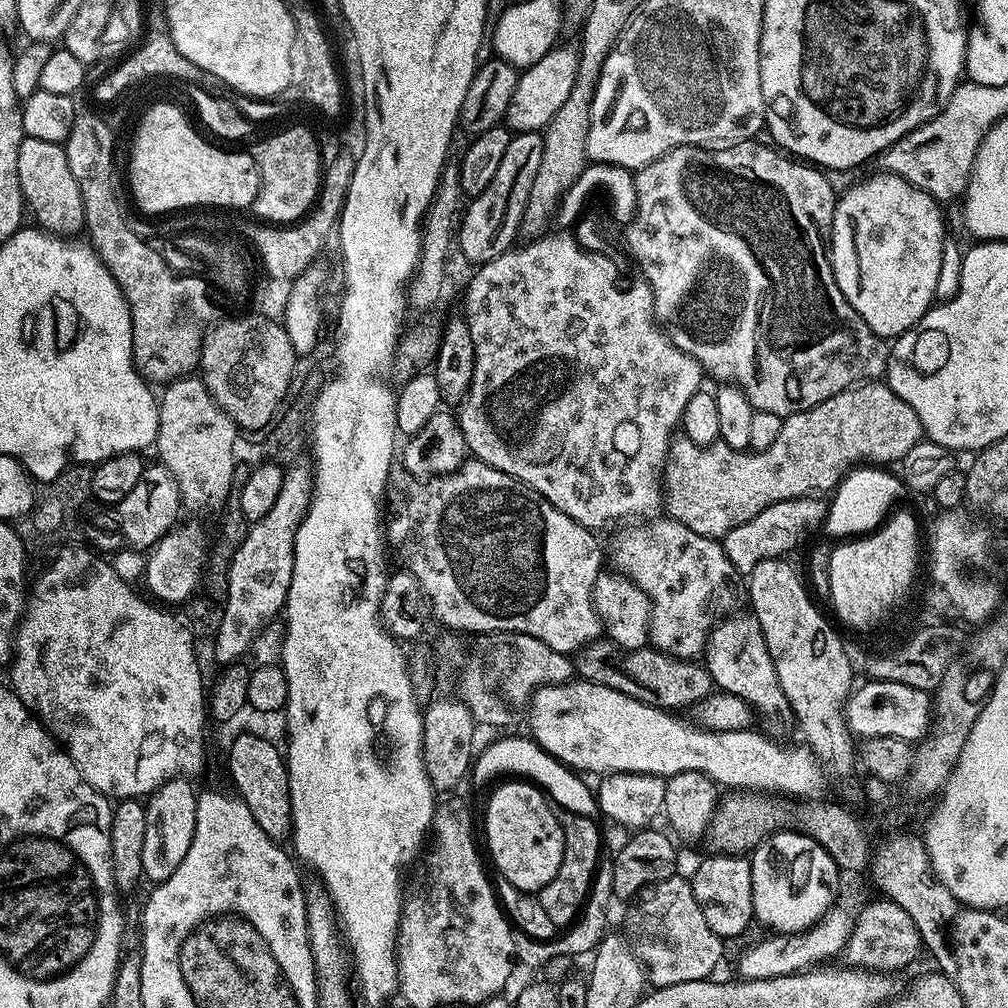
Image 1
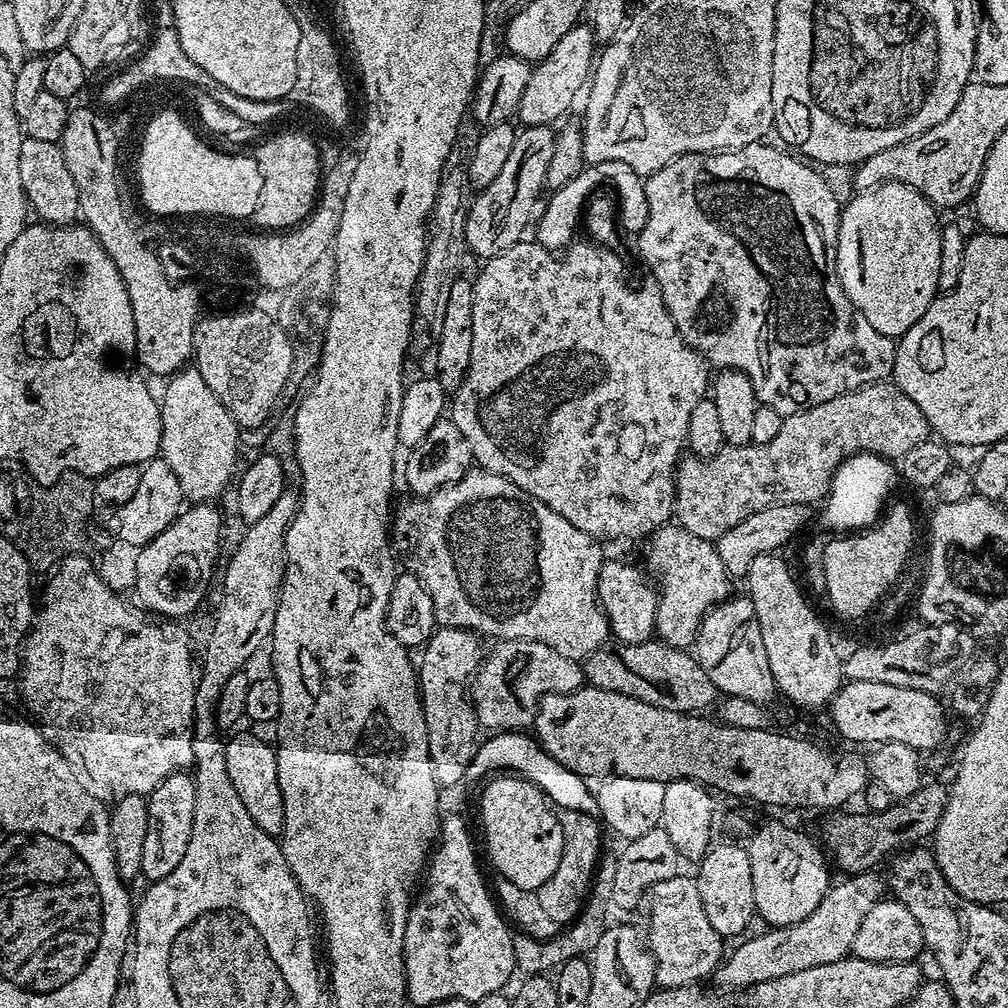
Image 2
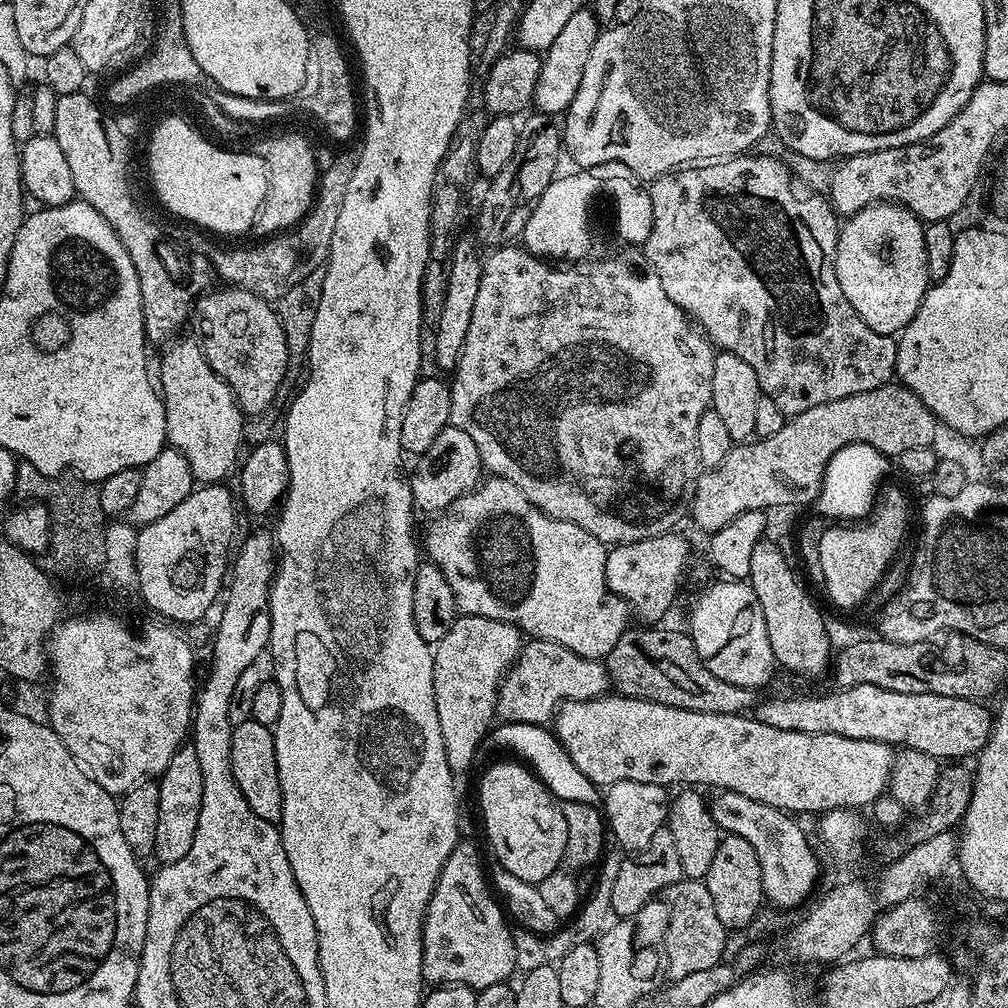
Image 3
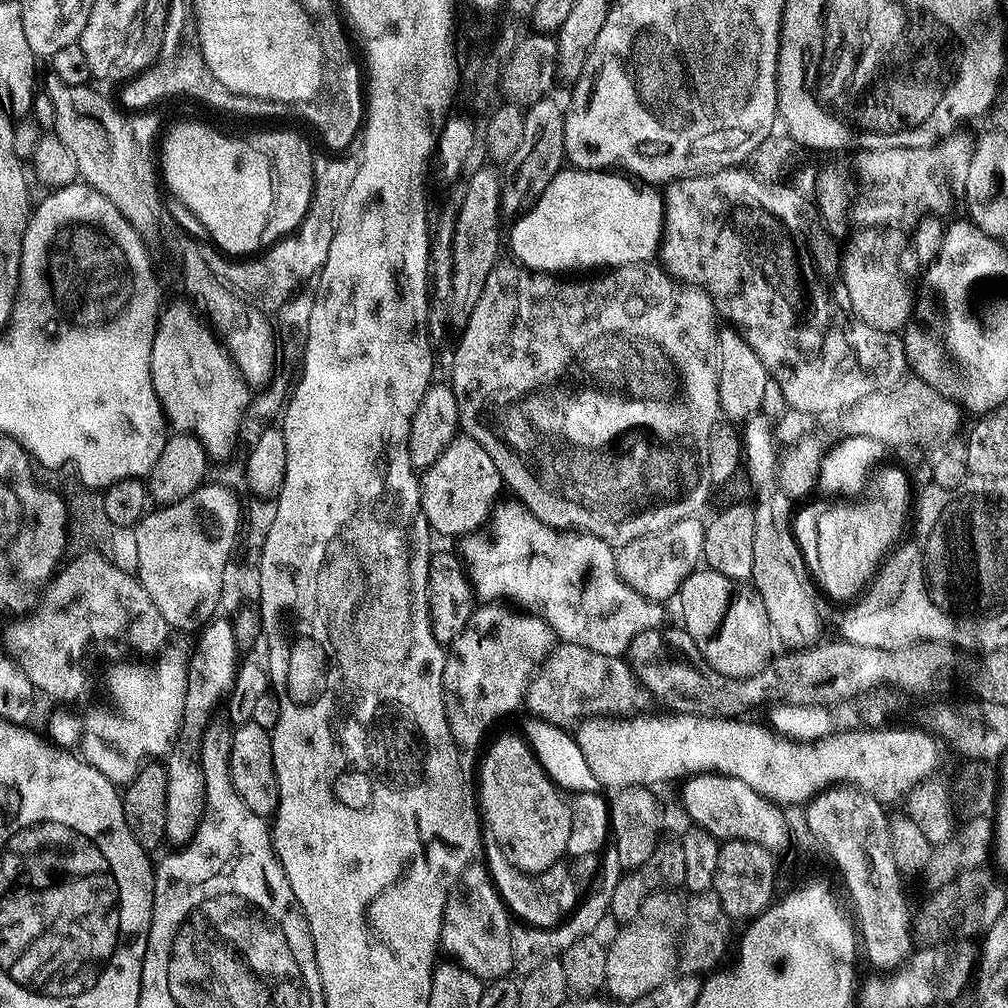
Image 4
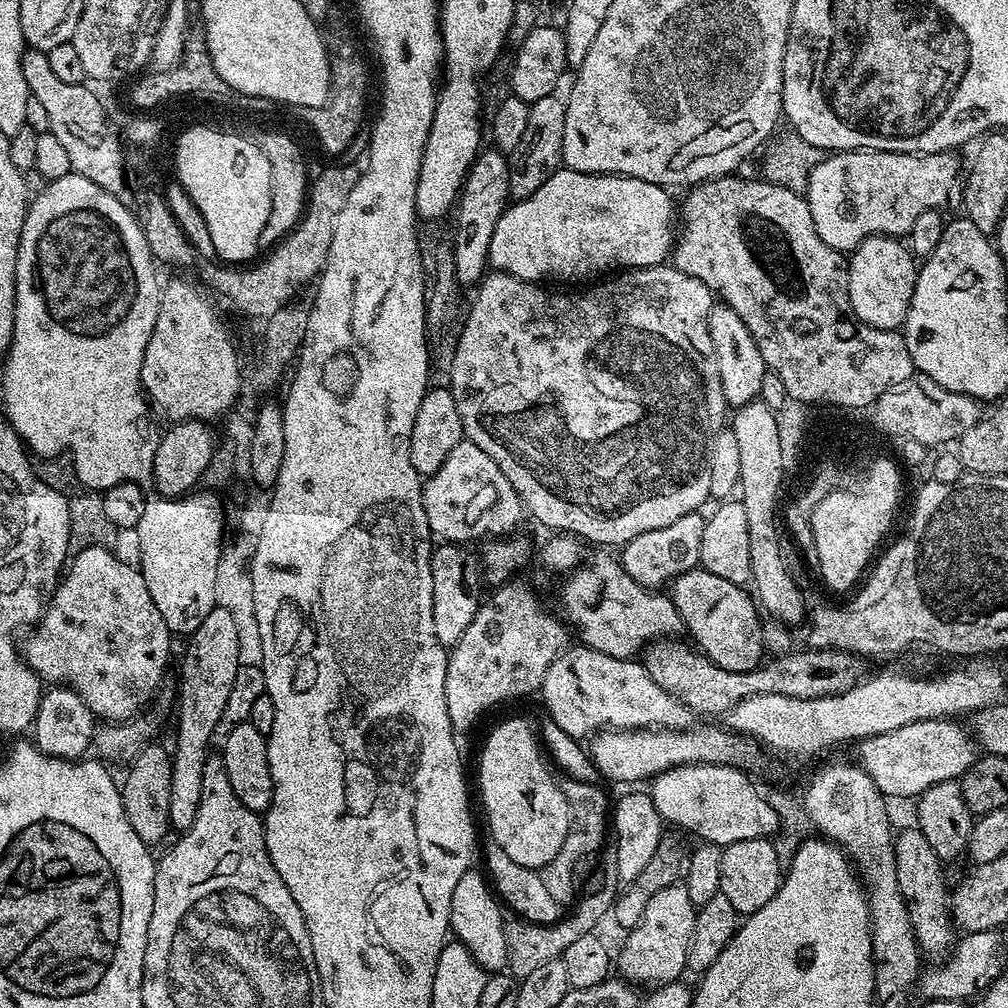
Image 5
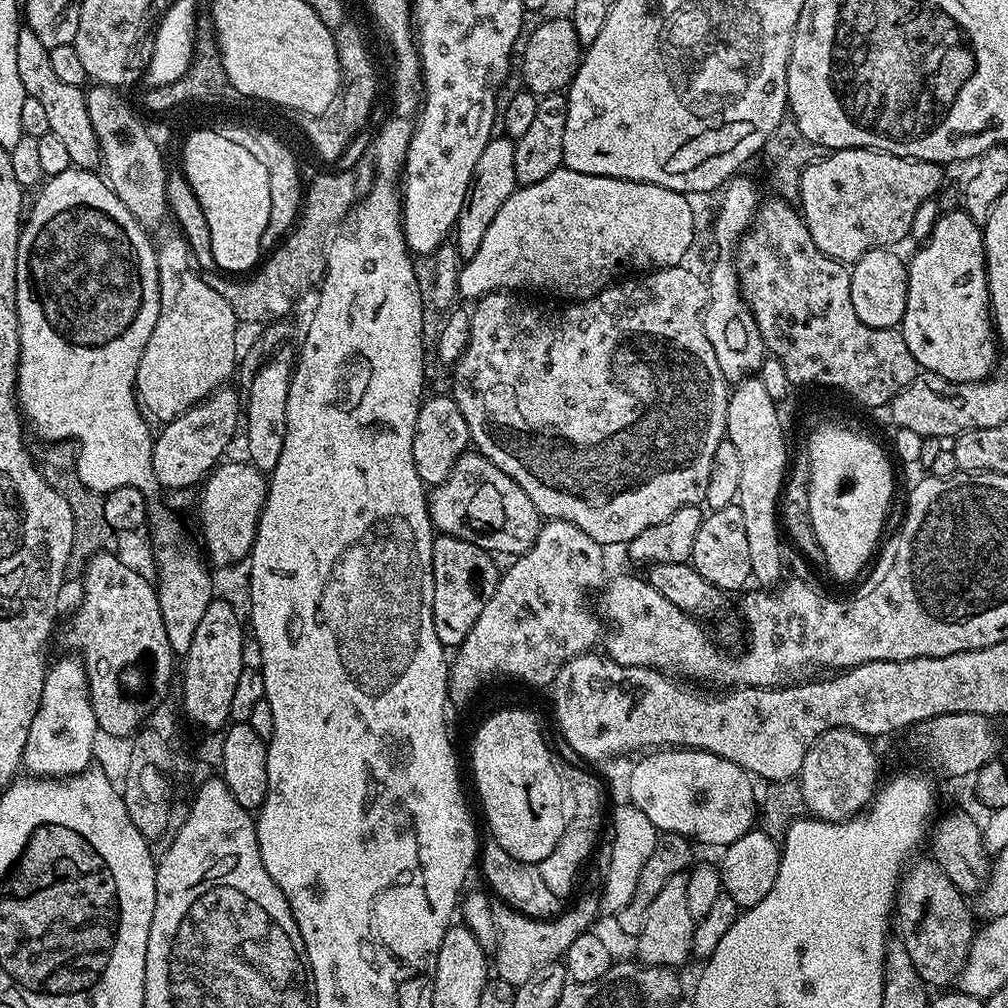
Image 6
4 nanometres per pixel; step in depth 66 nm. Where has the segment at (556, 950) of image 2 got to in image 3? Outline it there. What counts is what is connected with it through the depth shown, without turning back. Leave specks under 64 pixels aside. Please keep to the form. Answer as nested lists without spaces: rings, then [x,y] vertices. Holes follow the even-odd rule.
[[[608,850],[603,853],[602,863],[599,865],[599,868],[601,867],[600,881],[597,882],[596,889],[592,892],[592,897],[589,900],[587,897],[576,915],[571,917],[559,930],[551,934],[541,934],[519,926],[512,928],[514,958],[516,959],[516,967],[521,973],[538,970],[538,966],[557,965],[568,951],[574,950],[574,946],[593,943],[603,933],[609,923],[608,916],[611,917],[613,915],[612,907],[610,906],[610,893],[614,890],[614,881],[618,878],[618,870],[622,863],[621,853],[619,851],[616,852]]]

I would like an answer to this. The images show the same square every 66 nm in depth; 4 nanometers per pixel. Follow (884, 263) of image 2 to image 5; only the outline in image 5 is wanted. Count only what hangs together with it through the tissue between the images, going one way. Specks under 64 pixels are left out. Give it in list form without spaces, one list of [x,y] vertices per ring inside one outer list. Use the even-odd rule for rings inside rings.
[[[868,236],[857,248],[852,249],[850,259],[847,261],[850,306],[857,318],[872,328],[899,329],[910,310],[910,298],[914,294],[918,264],[913,253],[906,248],[904,252],[904,248],[900,244],[903,243],[886,242],[885,237],[882,236]]]

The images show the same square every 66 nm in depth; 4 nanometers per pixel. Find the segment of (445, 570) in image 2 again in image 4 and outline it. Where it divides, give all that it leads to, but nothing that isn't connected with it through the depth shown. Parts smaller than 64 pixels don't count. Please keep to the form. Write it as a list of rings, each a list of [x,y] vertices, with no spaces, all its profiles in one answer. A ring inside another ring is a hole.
[[[516,498],[501,499],[491,509],[486,523],[459,537],[458,555],[473,593],[484,602],[507,602],[534,616],[541,616],[553,633],[565,644],[586,646],[594,654],[623,657],[630,642],[642,630],[660,628],[665,623],[659,603],[647,600],[638,590],[626,586],[616,569],[613,545],[602,538],[579,530],[561,530],[544,524],[525,504]]]

